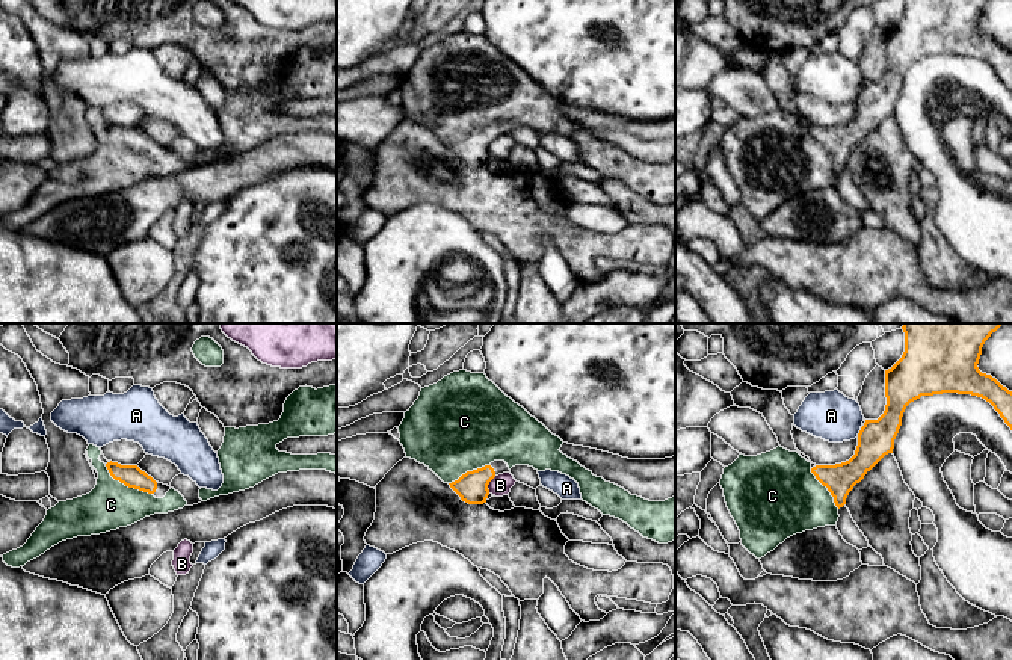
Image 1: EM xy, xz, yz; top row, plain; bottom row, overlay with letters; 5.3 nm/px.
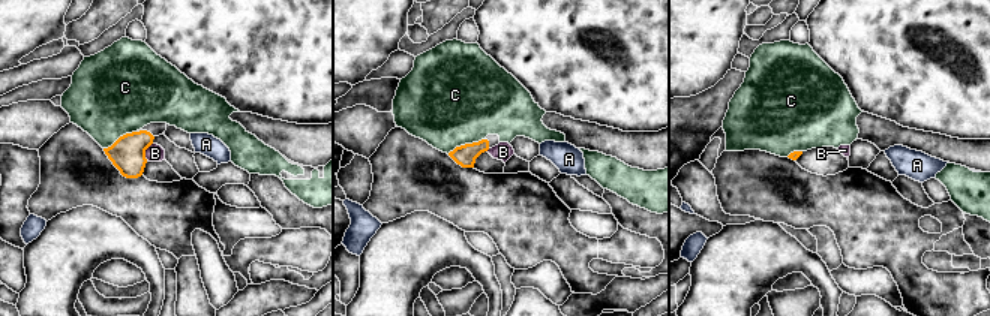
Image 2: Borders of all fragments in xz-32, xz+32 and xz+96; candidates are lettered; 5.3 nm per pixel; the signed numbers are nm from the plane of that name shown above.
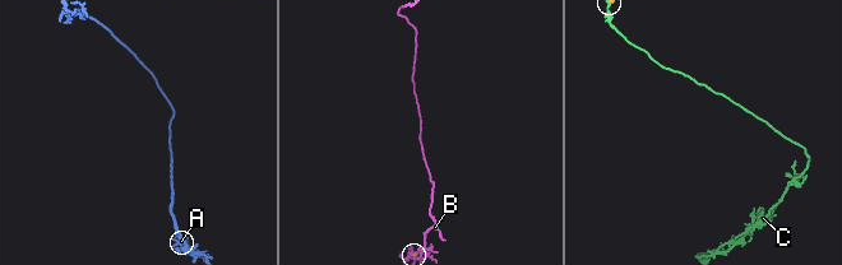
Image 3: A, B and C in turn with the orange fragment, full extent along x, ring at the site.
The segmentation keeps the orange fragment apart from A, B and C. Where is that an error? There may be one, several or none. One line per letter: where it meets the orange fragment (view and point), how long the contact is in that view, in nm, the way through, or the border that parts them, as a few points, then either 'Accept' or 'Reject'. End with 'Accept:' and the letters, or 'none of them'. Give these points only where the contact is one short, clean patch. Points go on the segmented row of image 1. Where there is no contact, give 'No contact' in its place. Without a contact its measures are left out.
A: Touches orange at yz (860, 432). Shared border 50 nm. Reject
B: Touches orange at xz (488, 484). Shared border 100 nm. Reject
C: Touches orange at xy (126, 485). Shared border 300 nm. Path across: xy (132, 476), (126, 485), (111, 505). Accept
Accept: C

